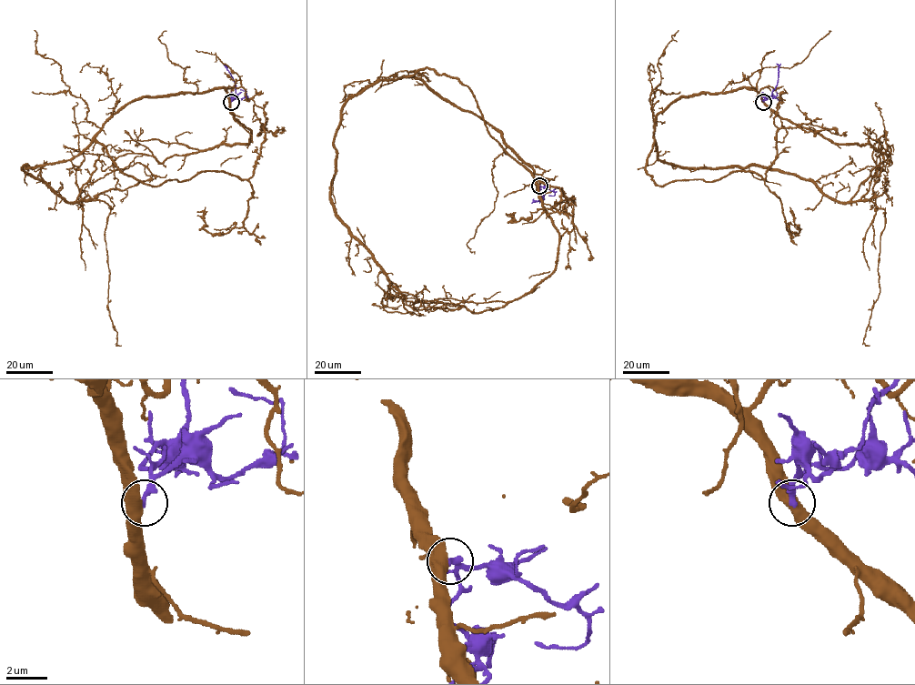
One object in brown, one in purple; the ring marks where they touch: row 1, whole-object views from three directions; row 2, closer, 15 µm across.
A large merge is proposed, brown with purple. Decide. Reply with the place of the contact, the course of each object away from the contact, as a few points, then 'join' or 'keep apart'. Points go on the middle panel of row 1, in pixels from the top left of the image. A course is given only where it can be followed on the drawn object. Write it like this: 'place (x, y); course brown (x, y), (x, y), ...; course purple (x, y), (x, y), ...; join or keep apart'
place (539, 186); course brown (538, 186), (492, 126), (404, 75), (430, 67), (457, 78), (487, 131), (573, 199), (570, 269); course purple (538, 186), (543, 199), (531, 203); keep apart

